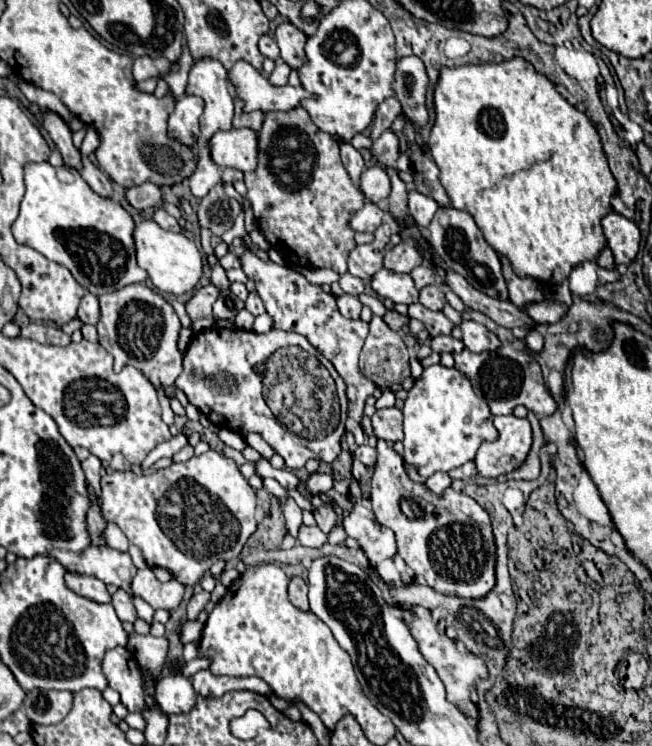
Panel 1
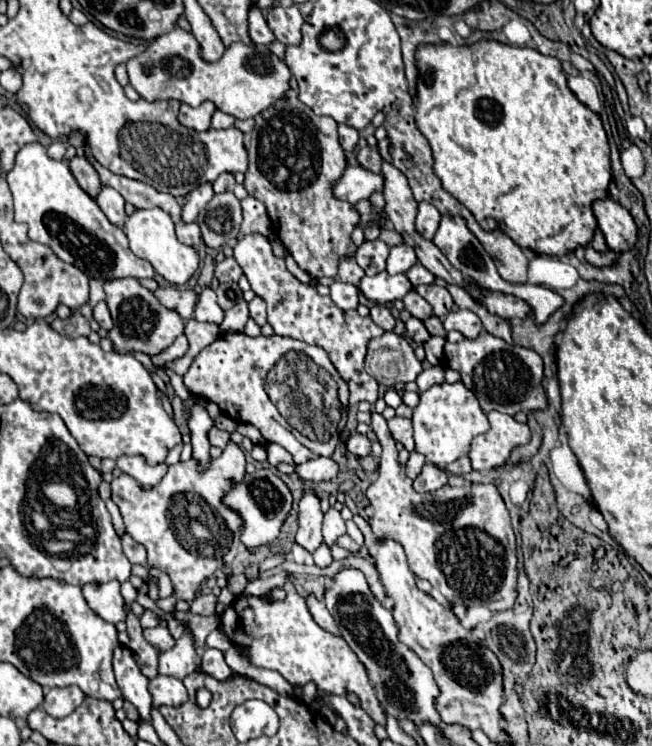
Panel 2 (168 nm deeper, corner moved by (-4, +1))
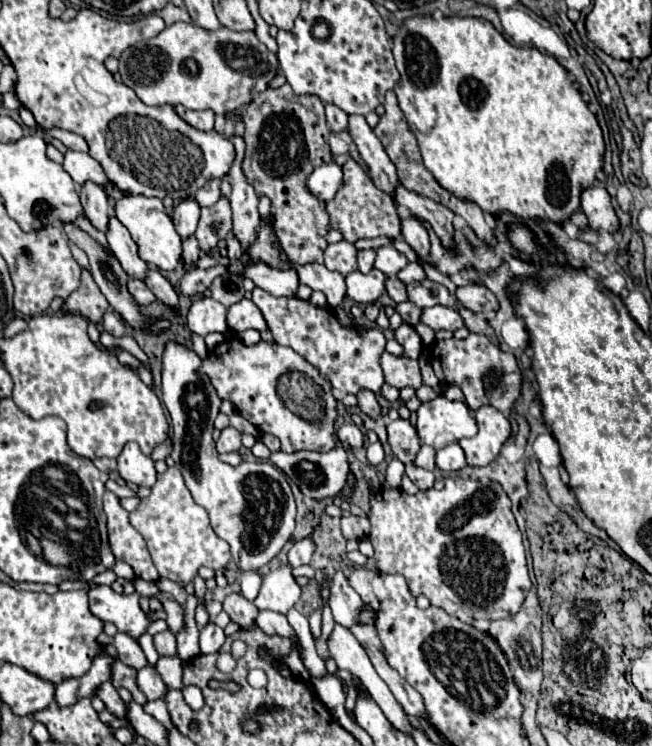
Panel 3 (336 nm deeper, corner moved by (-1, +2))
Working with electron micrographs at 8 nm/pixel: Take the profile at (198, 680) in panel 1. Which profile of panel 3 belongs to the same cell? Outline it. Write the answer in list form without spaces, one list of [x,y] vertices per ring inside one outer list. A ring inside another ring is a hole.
[[[208,624],[206,628],[200,630],[200,650],[202,650],[202,654],[216,654],[216,652],[220,652],[224,640],[226,640],[224,630],[214,626],[214,624]]]

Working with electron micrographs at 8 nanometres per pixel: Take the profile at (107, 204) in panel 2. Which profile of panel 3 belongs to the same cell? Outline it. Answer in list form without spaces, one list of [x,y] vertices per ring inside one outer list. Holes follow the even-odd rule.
[[[110,216],[108,220],[108,230],[106,230],[106,238],[108,238],[108,246],[114,252],[114,256],[118,258],[118,262],[122,264],[122,268],[126,270],[126,274],[130,278],[140,278],[144,280],[146,274],[146,262],[142,262],[138,258],[138,248],[134,246],[130,232],[126,230],[126,226],[116,218]]]

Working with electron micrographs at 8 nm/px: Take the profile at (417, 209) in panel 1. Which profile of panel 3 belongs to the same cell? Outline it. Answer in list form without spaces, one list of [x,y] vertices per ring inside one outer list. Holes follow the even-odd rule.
[[[404,216],[402,234],[404,234],[404,240],[418,252],[420,260],[424,260],[430,252],[430,240],[428,240],[428,230],[424,228],[422,220],[418,220],[416,216]]]

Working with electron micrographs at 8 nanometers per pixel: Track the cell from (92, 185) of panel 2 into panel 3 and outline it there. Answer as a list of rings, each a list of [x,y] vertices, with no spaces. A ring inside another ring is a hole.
[[[92,180],[82,184],[80,190],[80,202],[84,206],[84,214],[90,220],[90,224],[102,232],[106,232],[106,222],[112,214],[112,208],[108,204],[108,196],[104,188]]]

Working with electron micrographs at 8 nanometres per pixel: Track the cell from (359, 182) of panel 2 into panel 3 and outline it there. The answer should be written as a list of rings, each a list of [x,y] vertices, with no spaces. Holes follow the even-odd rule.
[[[334,162],[322,164],[318,170],[314,170],[308,182],[310,192],[322,202],[330,202],[336,196],[336,192],[342,188],[342,184],[344,184],[342,168]]]

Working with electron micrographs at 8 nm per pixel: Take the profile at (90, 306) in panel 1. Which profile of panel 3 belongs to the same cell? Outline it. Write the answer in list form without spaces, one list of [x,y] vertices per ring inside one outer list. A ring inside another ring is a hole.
[[[108,310],[108,312],[104,314],[102,324],[104,324],[104,330],[110,332],[112,336],[116,336],[116,338],[120,338],[120,336],[124,334],[124,324],[122,324],[122,320],[120,320],[112,310]]]

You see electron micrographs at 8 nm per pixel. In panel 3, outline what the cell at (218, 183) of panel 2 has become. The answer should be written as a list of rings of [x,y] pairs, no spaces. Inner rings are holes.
[[[214,178],[214,180],[210,180],[206,186],[202,186],[202,188],[194,194],[194,198],[198,200],[198,204],[200,204],[200,206],[212,206],[212,204],[220,198],[220,184],[222,184],[222,180],[220,180],[220,178]]]

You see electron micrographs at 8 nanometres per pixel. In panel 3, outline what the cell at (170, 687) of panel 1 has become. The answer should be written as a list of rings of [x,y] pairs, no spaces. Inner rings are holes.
[[[146,666],[146,668],[138,670],[138,686],[148,700],[164,698],[166,692],[168,692],[168,686],[164,684],[162,676],[152,666]]]

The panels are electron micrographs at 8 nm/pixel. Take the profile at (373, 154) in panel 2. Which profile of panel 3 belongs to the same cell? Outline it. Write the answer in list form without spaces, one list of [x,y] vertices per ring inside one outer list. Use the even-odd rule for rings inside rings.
[[[348,160],[344,166],[344,182],[342,190],[336,194],[334,200],[326,204],[326,210],[330,210],[330,226],[334,230],[340,230],[348,242],[356,242],[360,238],[376,238],[376,236],[390,236],[396,238],[400,234],[400,214],[396,210],[394,200],[388,194],[382,194],[370,176],[362,170],[362,166],[356,160]]]

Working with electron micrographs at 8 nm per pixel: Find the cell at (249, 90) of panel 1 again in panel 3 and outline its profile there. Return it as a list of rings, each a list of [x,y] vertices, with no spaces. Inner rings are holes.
[[[176,22],[158,36],[142,40],[120,56],[120,76],[148,106],[182,104],[188,110],[214,110],[228,114],[264,92],[278,72],[278,58],[254,32],[234,32],[224,26],[206,32],[194,24]]]

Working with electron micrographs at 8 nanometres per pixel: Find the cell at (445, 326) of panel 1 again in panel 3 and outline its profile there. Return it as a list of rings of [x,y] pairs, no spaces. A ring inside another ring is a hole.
[[[388,276],[388,280],[386,280],[386,292],[388,292],[388,296],[394,302],[406,302],[408,300],[406,286],[398,278],[394,278],[394,276]]]

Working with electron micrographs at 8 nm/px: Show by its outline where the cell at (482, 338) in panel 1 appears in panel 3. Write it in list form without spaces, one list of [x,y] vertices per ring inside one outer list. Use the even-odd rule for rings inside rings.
[[[432,306],[422,310],[422,322],[430,326],[434,332],[436,330],[458,330],[464,328],[464,318],[458,314],[458,310],[450,306]]]

